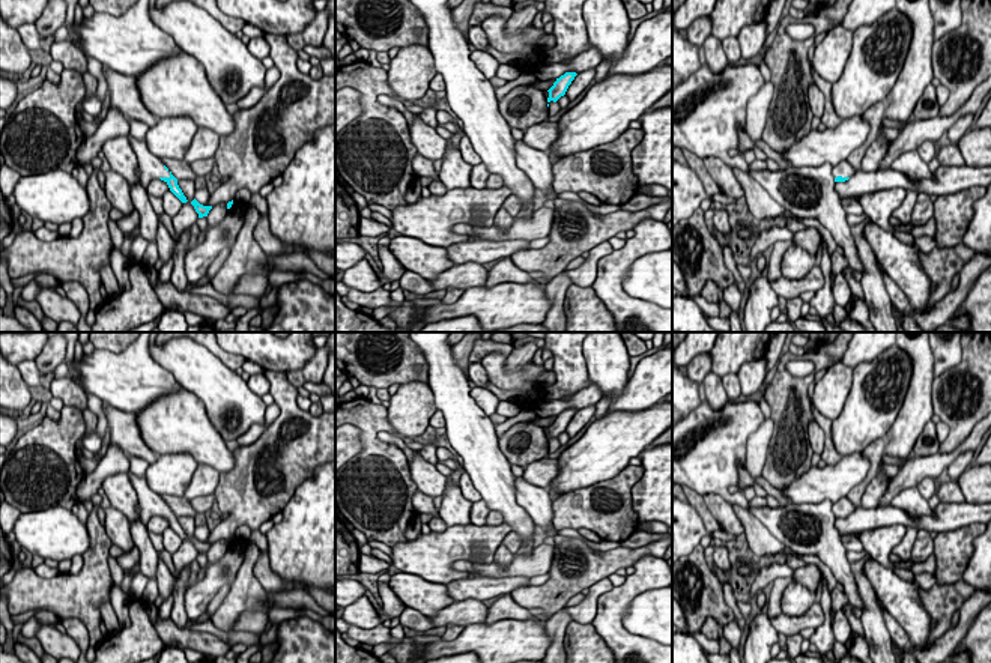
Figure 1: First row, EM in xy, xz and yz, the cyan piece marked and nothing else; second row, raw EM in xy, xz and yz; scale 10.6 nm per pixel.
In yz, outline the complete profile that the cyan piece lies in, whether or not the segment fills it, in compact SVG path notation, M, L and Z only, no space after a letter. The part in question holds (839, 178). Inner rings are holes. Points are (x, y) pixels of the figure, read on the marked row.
M842 159L838 165L833 167L832 174L835 182L845 182L848 180L856 170L850 165L847 159Z

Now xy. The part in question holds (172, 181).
M128 135L128 137L129 137L129 143L137 155L137 159L138 159L138 168L141 171L140 180L141 180L143 186L147 188L147 183L152 179L161 179L168 185L170 191L182 203L186 203L188 200L183 195L182 189L179 188L177 179L164 165L164 162L149 150L146 141L140 141L131 135Z

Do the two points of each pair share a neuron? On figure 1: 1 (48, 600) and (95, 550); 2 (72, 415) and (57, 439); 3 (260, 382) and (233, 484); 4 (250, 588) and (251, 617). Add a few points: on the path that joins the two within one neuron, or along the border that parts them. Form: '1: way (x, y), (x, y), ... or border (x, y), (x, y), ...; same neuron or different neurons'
1: way (63, 596), (95, 566); same neuron
2: way (71, 421), (71, 426), (63, 433); same neuron
3: border (262, 373), (268, 381), (269, 393); different neurons
4: border (262, 608), (244, 611), (233, 629); different neurons

